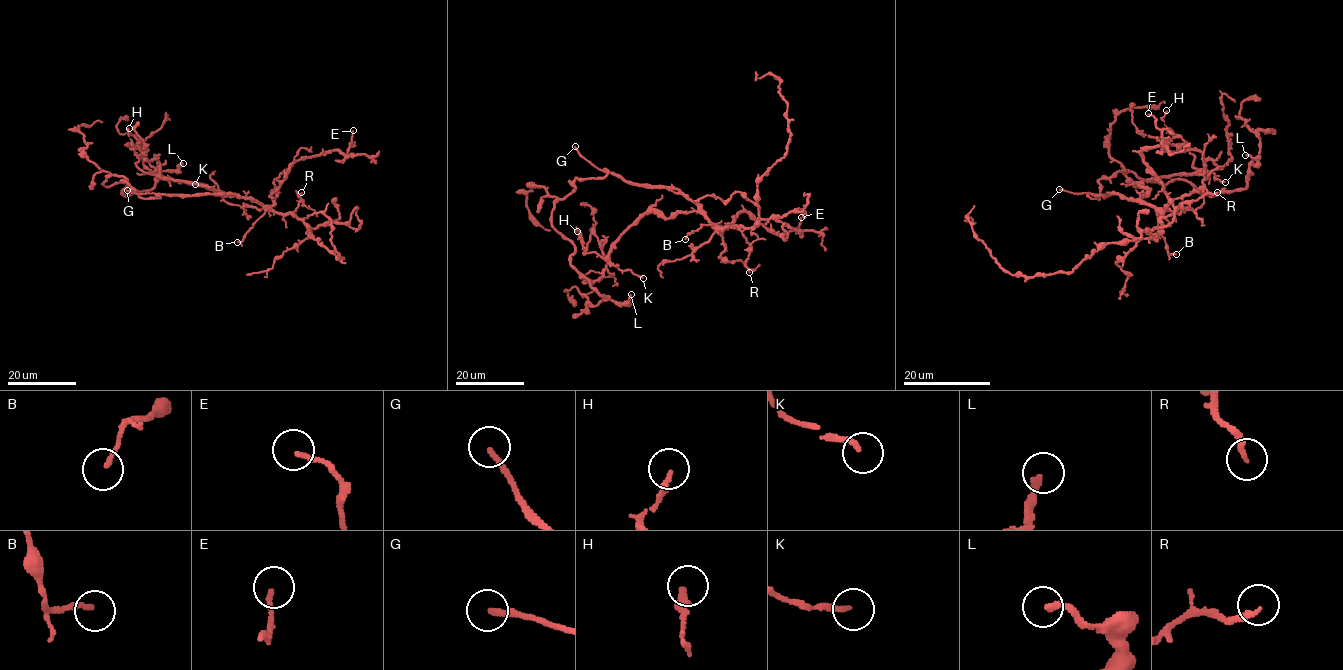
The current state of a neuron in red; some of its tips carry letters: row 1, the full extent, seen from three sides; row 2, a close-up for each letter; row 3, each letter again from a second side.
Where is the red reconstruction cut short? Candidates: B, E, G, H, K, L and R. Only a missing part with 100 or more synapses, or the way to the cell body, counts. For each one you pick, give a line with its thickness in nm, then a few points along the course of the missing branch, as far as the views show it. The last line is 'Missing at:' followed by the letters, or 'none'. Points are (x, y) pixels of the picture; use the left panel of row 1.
G: calibre 200 nm
Missing at: G

